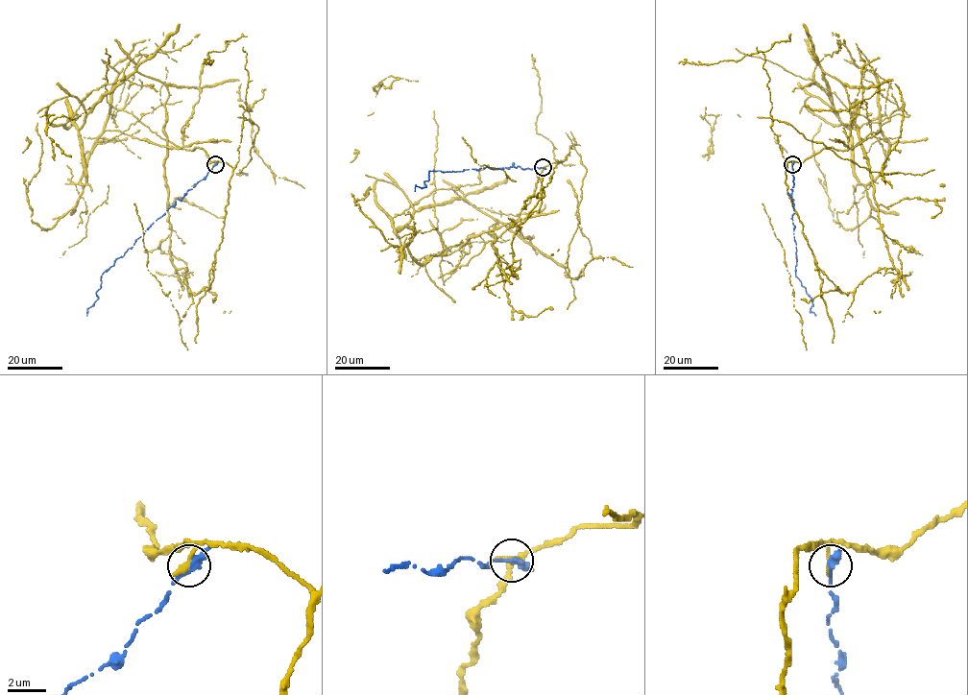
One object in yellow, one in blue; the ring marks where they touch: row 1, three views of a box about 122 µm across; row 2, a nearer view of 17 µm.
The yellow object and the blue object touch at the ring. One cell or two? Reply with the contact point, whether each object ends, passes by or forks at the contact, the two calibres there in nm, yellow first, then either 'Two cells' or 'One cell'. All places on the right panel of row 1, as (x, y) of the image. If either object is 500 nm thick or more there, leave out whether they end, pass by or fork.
Place: (792, 164). At the ring yellow ends. At the ring blue passes by. Thickness 320 nm (yellow) against 320 nm. Two cells

